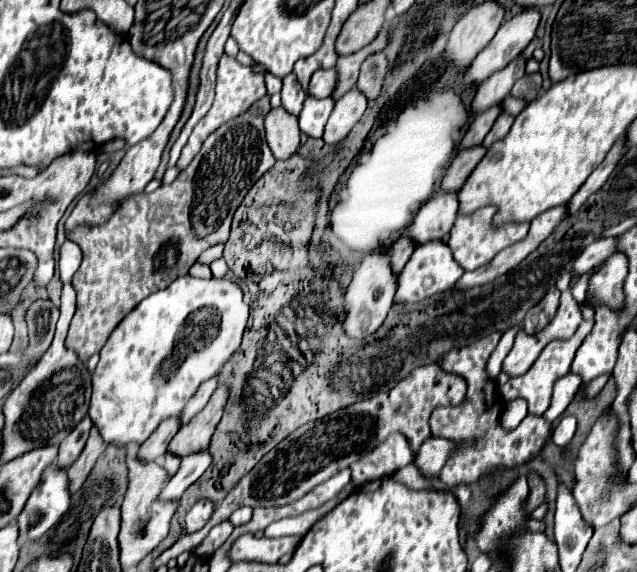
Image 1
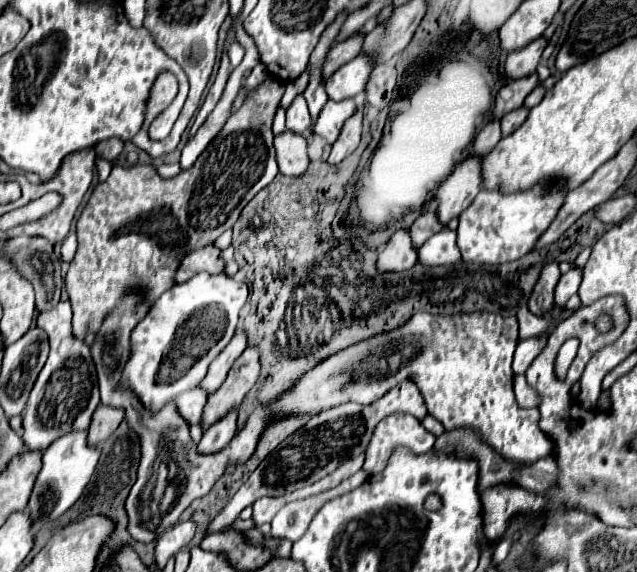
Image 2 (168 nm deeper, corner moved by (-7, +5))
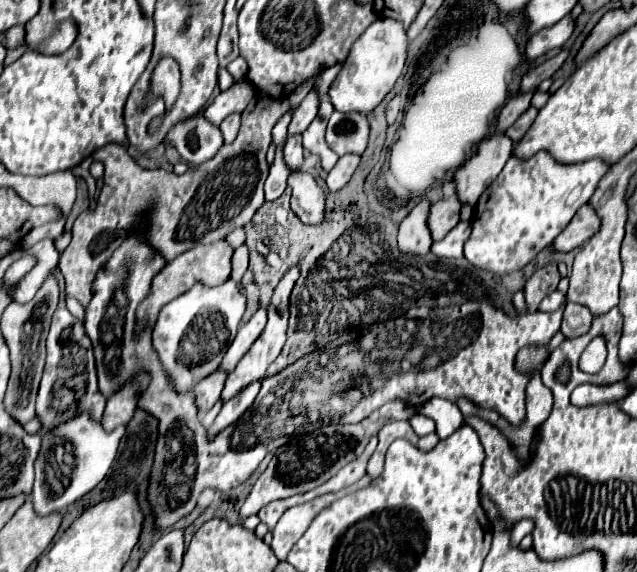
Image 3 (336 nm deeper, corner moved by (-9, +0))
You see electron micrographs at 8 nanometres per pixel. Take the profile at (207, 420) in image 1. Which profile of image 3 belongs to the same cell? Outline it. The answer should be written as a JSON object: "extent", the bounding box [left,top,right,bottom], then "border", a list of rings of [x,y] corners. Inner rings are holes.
{"extent":[222,267,300,401],"border":[[[290,267],[286,271],[286,275],[280,279],[280,283],[276,285],[274,293],[272,293],[272,299],[270,299],[270,305],[268,305],[268,323],[262,331],[262,335],[254,341],[254,345],[248,349],[248,353],[238,361],[236,369],[228,375],[226,379],[226,385],[224,385],[224,391],[222,391],[222,399],[228,401],[232,399],[234,395],[238,395],[248,383],[252,381],[260,381],[264,375],[266,375],[266,369],[268,365],[280,355],[284,343],[286,343],[286,329],[288,329],[288,317],[290,317],[290,311],[288,311],[288,303],[290,303],[290,293],[292,293],[292,287],[296,285],[296,279],[300,277],[300,267]]]}

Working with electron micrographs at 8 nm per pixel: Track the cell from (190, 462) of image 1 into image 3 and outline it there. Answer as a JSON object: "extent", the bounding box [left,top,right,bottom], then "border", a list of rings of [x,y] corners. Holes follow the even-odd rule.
{"extent":[208,381,260,437],"border":[[[254,381],[254,383],[250,383],[248,387],[244,387],[244,391],[240,391],[236,397],[232,397],[230,401],[226,401],[226,403],[222,405],[222,411],[218,413],[216,421],[214,421],[212,427],[208,429],[208,435],[214,437],[214,435],[220,433],[224,427],[236,423],[236,421],[244,415],[244,411],[250,407],[250,403],[256,399],[258,391],[260,391],[260,381]]]}

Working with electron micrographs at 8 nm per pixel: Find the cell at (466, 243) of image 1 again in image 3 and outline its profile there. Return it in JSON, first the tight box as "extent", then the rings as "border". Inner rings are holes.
{"extent":[464,151,612,275],"border":[[[538,151],[530,159],[512,155],[502,173],[476,203],[472,235],[464,245],[464,257],[472,265],[496,275],[522,269],[564,231],[578,207],[590,201],[610,167],[612,165],[602,163],[602,159],[592,159],[588,163],[556,163],[548,151]]]}

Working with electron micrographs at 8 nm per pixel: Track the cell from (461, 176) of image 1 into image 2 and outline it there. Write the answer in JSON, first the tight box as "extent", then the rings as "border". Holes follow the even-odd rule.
{"extent":[472,120,500,158],"border":[[[492,120],[488,122],[480,134],[476,136],[474,144],[472,144],[472,156],[476,158],[484,158],[490,150],[494,150],[494,146],[500,142],[500,122]]]}

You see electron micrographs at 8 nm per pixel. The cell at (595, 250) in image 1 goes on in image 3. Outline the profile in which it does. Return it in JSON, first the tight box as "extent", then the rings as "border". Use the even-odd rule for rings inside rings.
{"extent":[538,291,566,313],"border":[[[554,291],[554,293],[546,295],[546,297],[540,301],[538,311],[542,311],[542,313],[552,313],[552,311],[556,311],[556,309],[562,305],[562,301],[564,301],[564,299],[566,299],[566,295],[564,295],[564,293]]]}

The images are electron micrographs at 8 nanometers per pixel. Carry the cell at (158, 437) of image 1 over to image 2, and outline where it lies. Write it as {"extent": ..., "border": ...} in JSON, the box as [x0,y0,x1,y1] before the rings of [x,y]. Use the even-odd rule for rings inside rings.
{"extent":[176,388,206,426],"border":[[[194,388],[190,392],[184,392],[176,398],[176,408],[178,414],[192,426],[198,424],[200,416],[202,416],[202,408],[206,404],[206,392],[200,388]]]}

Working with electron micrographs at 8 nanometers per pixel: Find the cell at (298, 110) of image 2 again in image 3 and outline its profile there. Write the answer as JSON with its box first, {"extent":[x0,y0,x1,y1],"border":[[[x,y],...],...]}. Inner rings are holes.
{"extent":[284,135,302,173],"border":[[[296,135],[296,137],[290,137],[288,143],[284,145],[284,163],[288,167],[290,173],[294,171],[300,171],[302,169],[302,135]]]}

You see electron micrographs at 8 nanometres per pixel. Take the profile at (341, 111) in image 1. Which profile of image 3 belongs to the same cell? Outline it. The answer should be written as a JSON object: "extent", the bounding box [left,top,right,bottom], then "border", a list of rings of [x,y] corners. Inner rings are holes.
{"extent":[326,155,360,193],"border":[[[344,155],[344,157],[340,157],[338,163],[336,163],[336,167],[326,177],[328,191],[332,191],[332,193],[340,191],[352,179],[358,163],[360,163],[358,155]]]}

